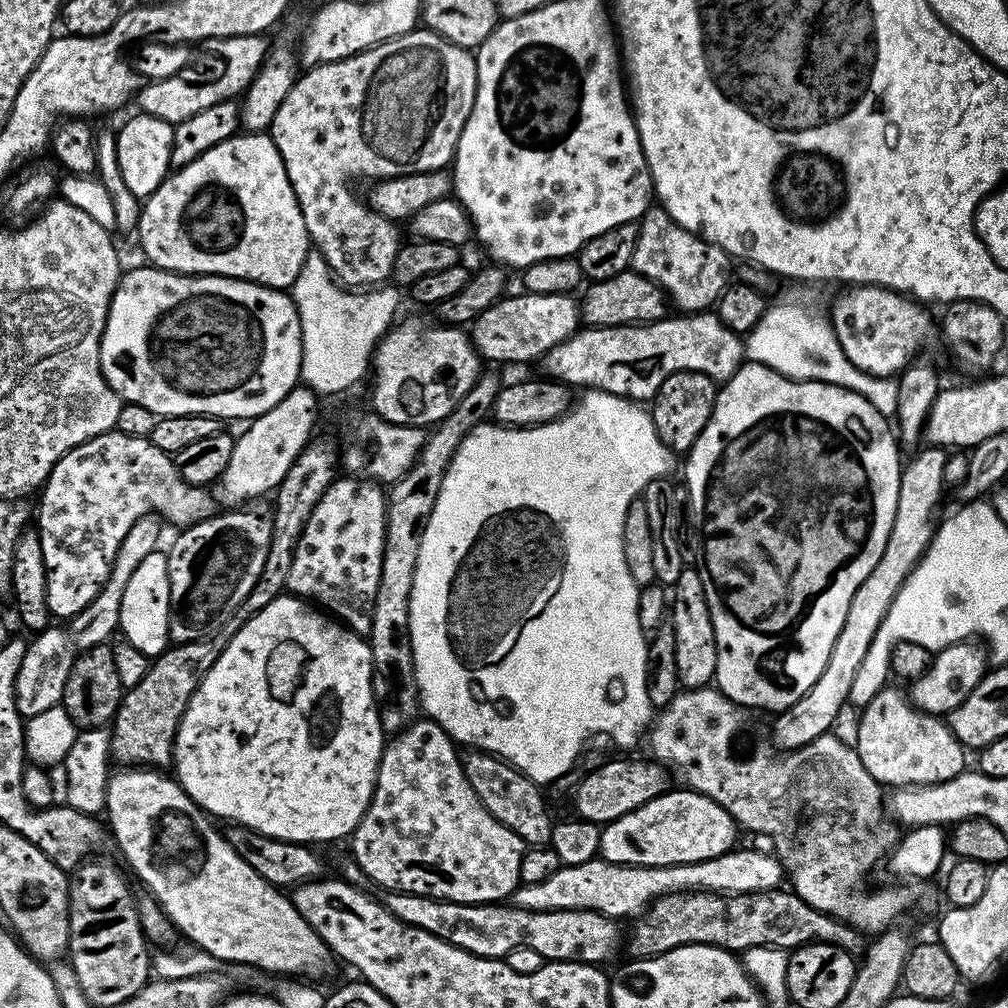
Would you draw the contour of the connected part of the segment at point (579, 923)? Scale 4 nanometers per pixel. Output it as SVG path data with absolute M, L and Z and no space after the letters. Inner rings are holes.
M396 892L391 895L383 897L382 903L385 908L394 910L399 920L424 928L443 940L451 940L475 956L500 958L515 948L529 948L538 950L538 954L548 962L578 960L581 964L599 965L622 944L620 930L615 925L617 923L596 911L531 912L528 908L518 908L508 902L481 904L468 909L442 902L436 907L433 903L415 898L411 892ZM456 916L460 920L468 916L468 925L464 922L456 925Z

